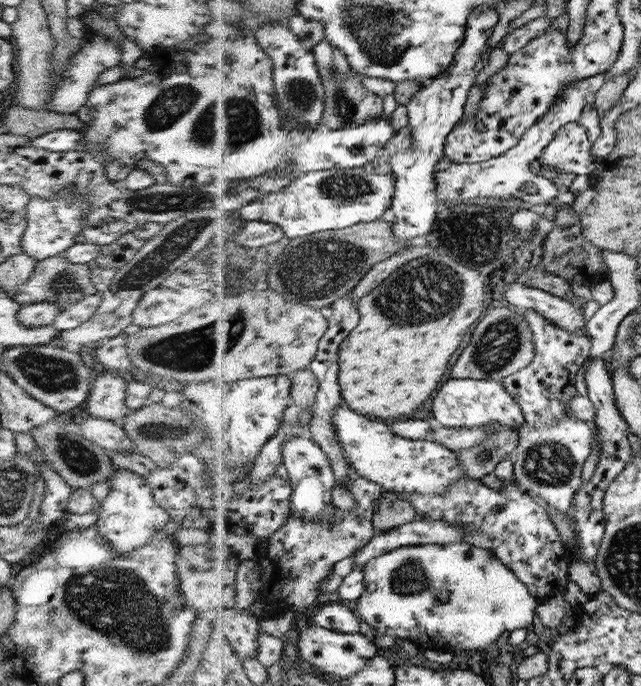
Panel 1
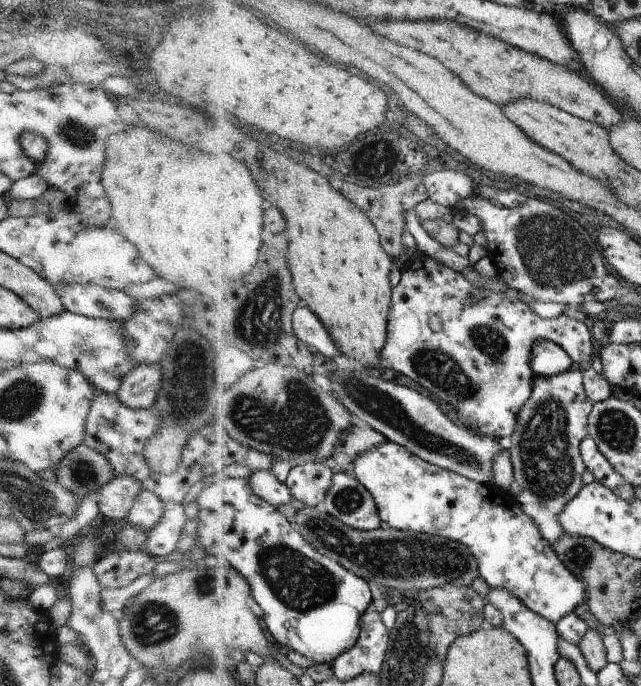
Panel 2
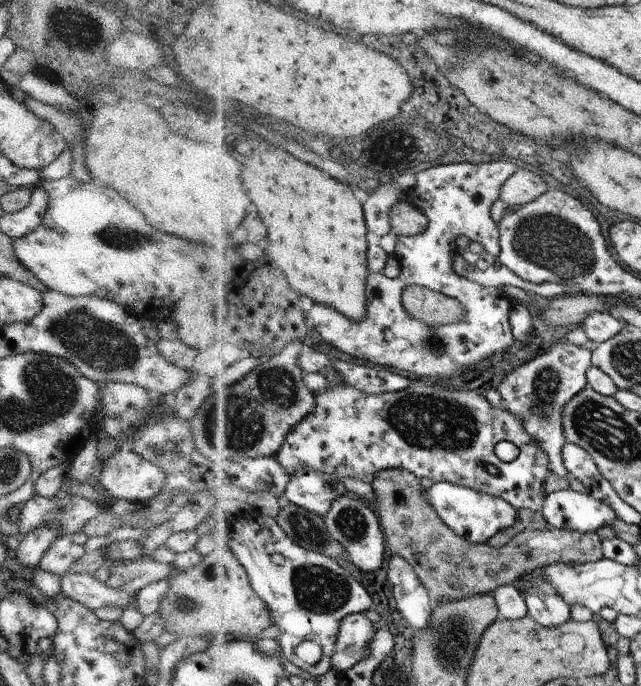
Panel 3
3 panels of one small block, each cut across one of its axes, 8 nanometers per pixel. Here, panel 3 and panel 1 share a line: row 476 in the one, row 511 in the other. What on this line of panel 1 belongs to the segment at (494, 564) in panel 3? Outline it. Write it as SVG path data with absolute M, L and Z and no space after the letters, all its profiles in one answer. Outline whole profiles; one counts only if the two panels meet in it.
M388 491L388 500L384 500L376 512L375 528L377 533L382 534L416 520L418 520L416 506L410 500L400 498L398 493Z

